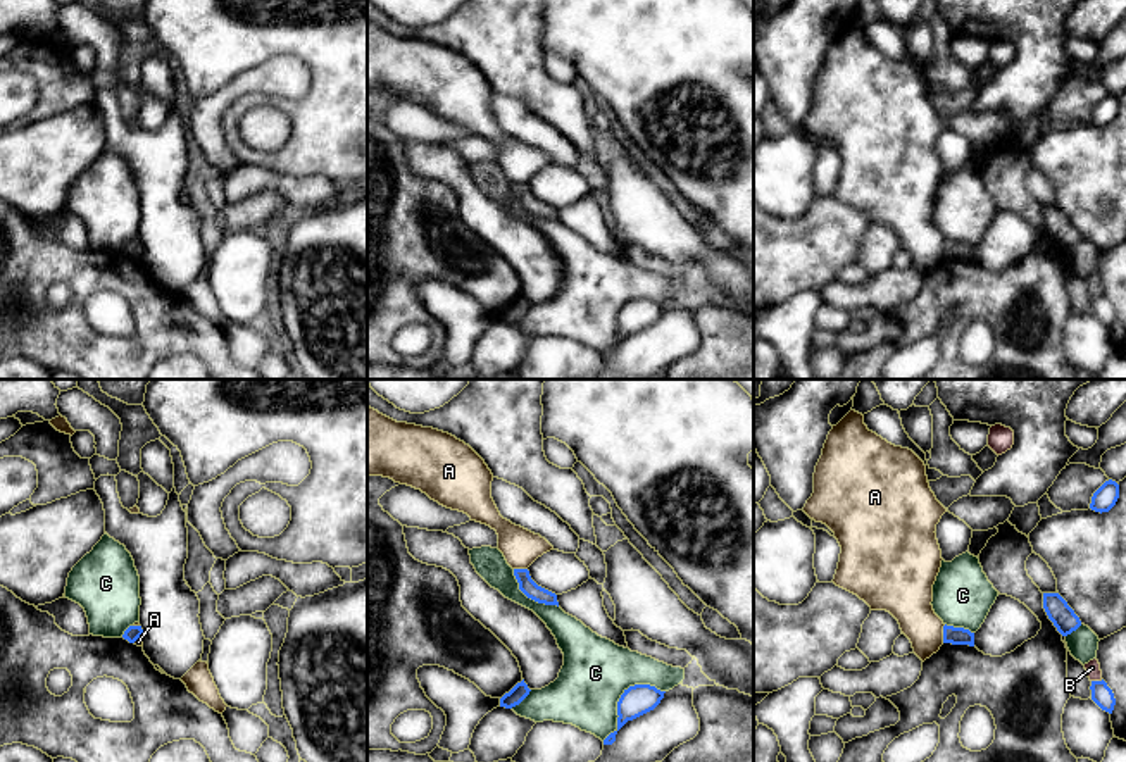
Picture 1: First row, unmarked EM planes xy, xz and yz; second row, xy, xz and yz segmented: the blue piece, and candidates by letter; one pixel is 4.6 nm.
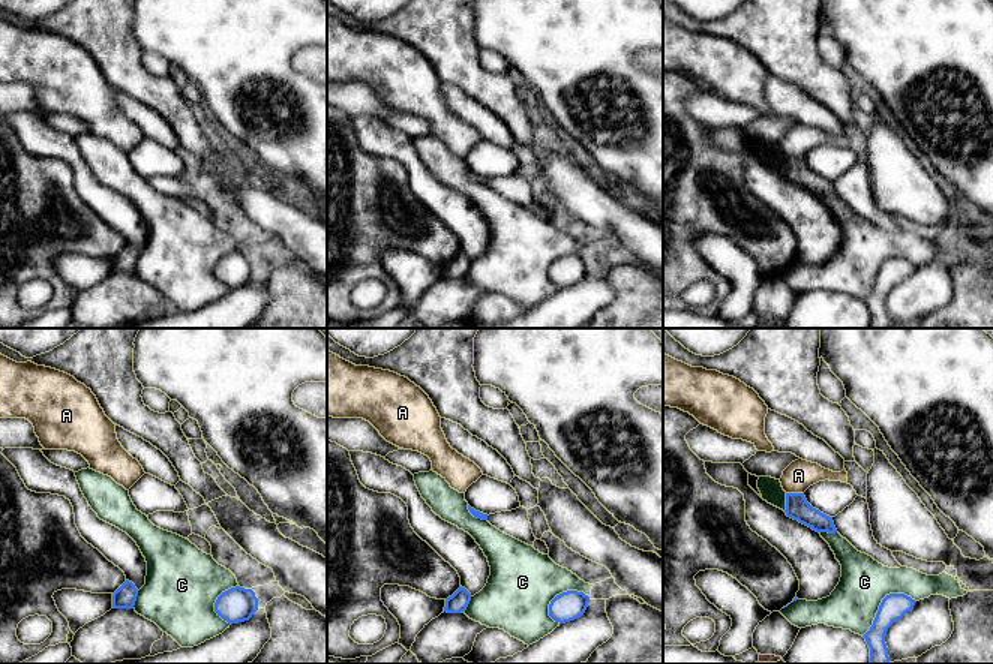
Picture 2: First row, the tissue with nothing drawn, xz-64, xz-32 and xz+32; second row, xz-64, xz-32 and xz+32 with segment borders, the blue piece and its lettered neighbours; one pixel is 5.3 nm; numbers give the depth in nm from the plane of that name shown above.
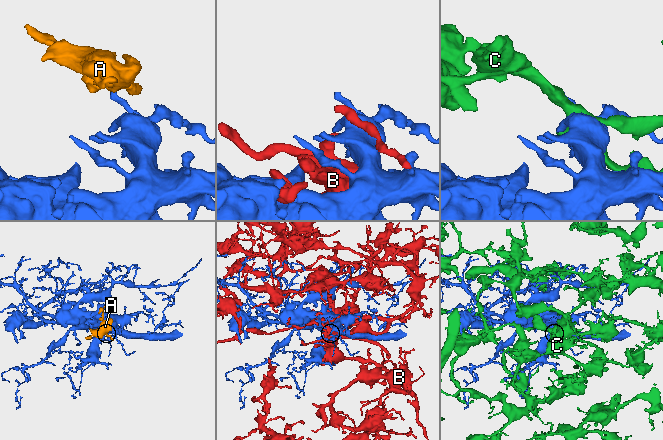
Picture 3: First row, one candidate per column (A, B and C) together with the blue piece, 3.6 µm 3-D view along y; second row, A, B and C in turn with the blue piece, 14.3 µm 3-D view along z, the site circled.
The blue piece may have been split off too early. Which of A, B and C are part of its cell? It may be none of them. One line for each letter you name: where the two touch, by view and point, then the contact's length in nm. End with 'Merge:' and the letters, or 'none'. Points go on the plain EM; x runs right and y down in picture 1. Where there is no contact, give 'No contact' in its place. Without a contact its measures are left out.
Merge: none

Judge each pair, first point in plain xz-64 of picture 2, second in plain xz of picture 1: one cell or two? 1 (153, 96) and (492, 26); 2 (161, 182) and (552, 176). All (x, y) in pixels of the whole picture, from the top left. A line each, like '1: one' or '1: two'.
1: one
2: two

